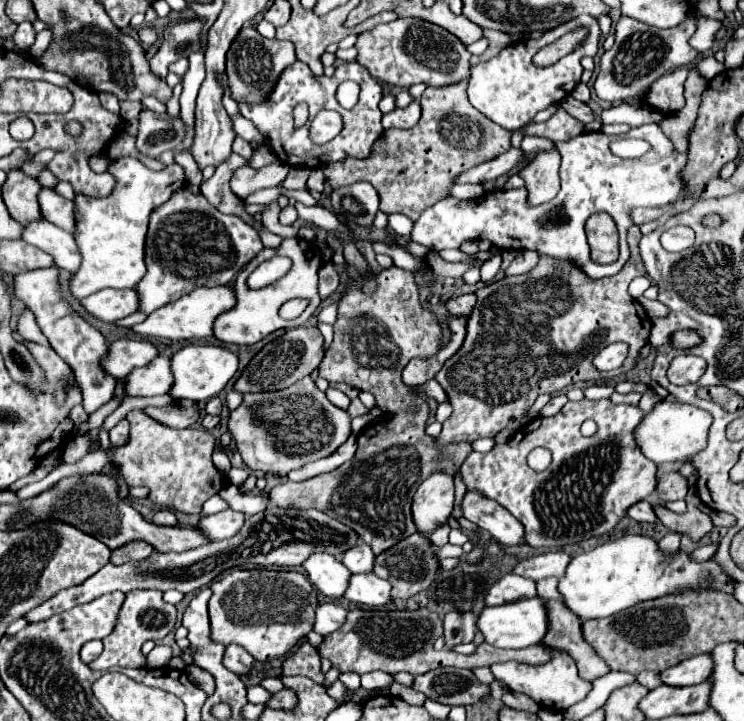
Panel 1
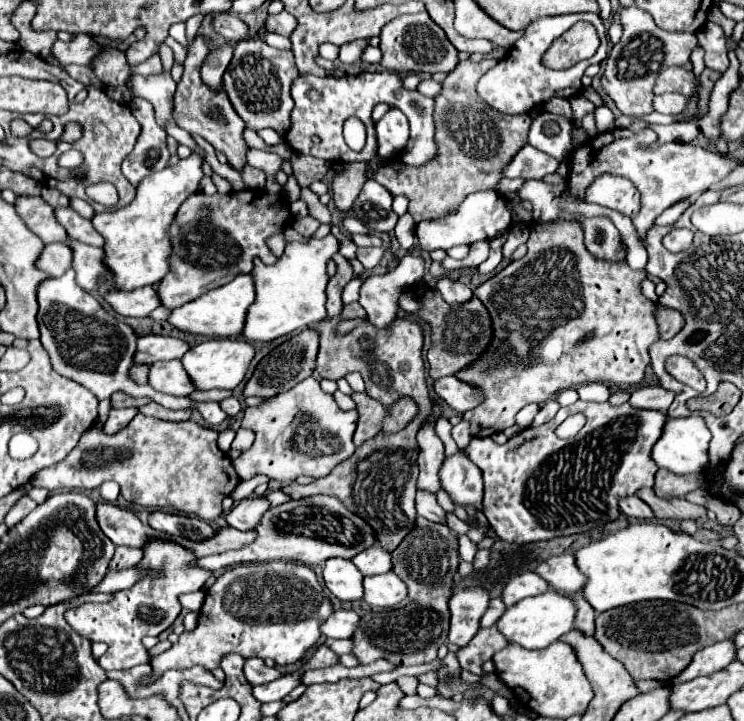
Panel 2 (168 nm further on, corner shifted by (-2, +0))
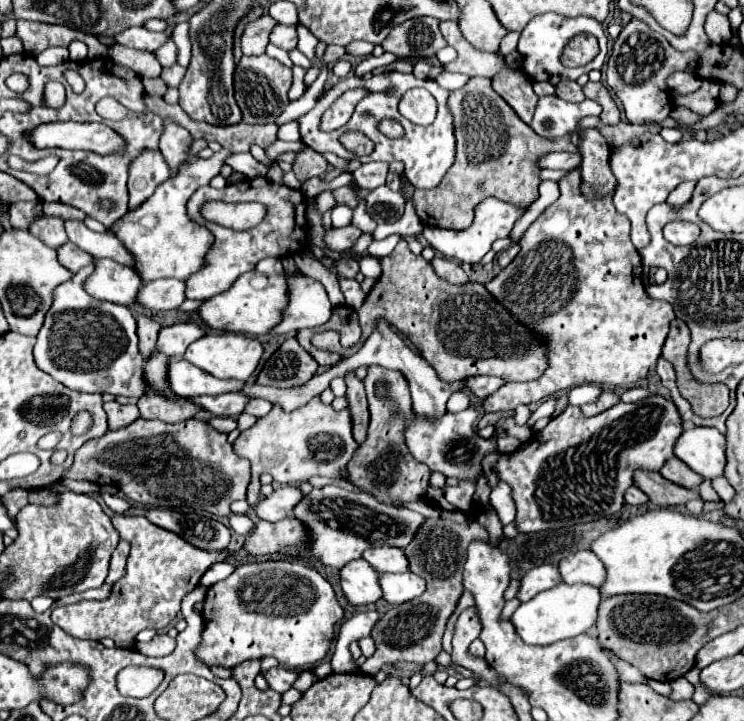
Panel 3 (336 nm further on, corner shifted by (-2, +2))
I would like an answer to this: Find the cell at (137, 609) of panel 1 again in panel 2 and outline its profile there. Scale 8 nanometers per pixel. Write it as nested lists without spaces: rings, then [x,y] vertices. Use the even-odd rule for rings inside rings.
[[[151,538],[143,546],[143,558],[137,564],[139,570],[149,570],[139,582],[127,590],[113,594],[111,602],[85,602],[65,612],[67,624],[83,638],[91,642],[105,642],[109,648],[99,658],[99,664],[107,670],[133,668],[143,662],[151,662],[148,651],[143,648],[143,636],[159,636],[167,630],[181,612],[179,596],[188,592],[201,590],[209,570],[197,566],[197,556],[193,550],[187,550],[179,542]]]

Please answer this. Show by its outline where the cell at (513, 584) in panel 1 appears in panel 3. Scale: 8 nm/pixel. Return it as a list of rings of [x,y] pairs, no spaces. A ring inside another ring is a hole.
[[[543,564],[539,568],[531,568],[523,578],[521,578],[521,586],[517,592],[517,600],[519,602],[527,602],[531,600],[535,594],[549,590],[553,586],[561,584],[561,576],[559,570],[553,564]]]

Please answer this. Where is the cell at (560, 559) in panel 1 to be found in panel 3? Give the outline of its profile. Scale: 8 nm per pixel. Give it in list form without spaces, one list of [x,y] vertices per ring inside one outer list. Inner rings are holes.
[[[589,550],[573,552],[571,556],[567,556],[567,560],[559,560],[557,568],[565,584],[601,586],[605,582],[605,568]]]

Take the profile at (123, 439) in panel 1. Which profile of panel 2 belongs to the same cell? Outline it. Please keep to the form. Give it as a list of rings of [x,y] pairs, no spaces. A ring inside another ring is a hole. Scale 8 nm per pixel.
[[[111,408],[109,418],[103,424],[105,434],[117,434],[119,430],[123,430],[135,414],[137,414],[137,408]]]

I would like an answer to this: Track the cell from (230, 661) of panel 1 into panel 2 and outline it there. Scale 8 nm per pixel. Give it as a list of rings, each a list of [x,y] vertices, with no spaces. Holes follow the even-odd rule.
[[[249,658],[245,662],[245,678],[253,686],[257,686],[257,684],[267,684],[267,682],[273,682],[273,680],[281,678],[281,672],[277,668],[265,666],[265,662],[259,660],[259,658]]]

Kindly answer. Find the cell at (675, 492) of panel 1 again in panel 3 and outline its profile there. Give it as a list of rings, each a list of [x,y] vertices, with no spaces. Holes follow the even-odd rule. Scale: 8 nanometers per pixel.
[[[671,458],[667,460],[667,464],[659,470],[667,480],[671,480],[673,484],[679,484],[683,488],[695,488],[703,482],[703,476],[695,474],[693,470],[689,470],[681,460],[677,458]]]

